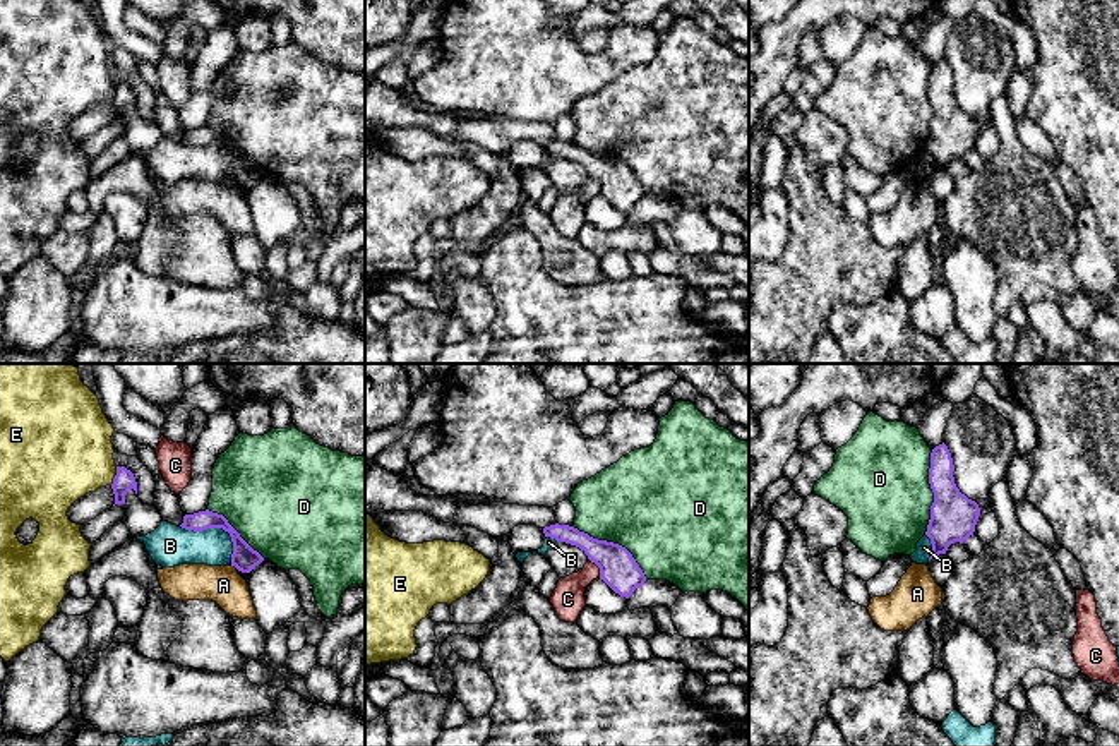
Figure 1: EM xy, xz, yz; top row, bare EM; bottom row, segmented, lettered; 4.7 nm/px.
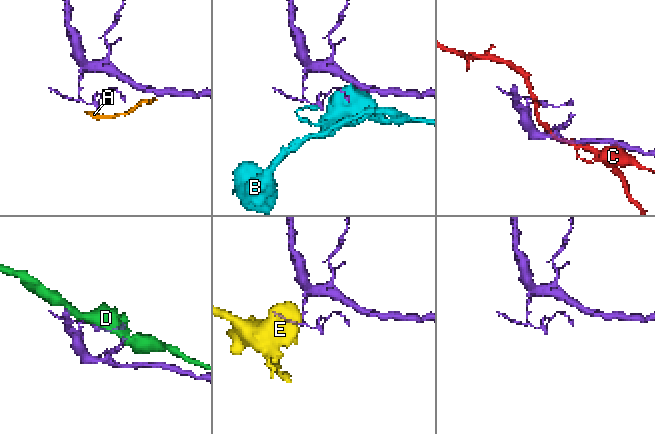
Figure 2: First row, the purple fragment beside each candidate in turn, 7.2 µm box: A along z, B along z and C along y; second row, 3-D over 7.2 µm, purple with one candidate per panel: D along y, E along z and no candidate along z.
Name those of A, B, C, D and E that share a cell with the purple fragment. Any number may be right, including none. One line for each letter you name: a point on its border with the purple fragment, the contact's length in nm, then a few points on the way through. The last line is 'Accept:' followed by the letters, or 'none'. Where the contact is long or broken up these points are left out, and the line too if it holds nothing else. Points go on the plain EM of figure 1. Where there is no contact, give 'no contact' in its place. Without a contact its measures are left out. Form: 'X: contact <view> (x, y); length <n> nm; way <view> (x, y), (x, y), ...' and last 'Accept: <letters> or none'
Accept: none

